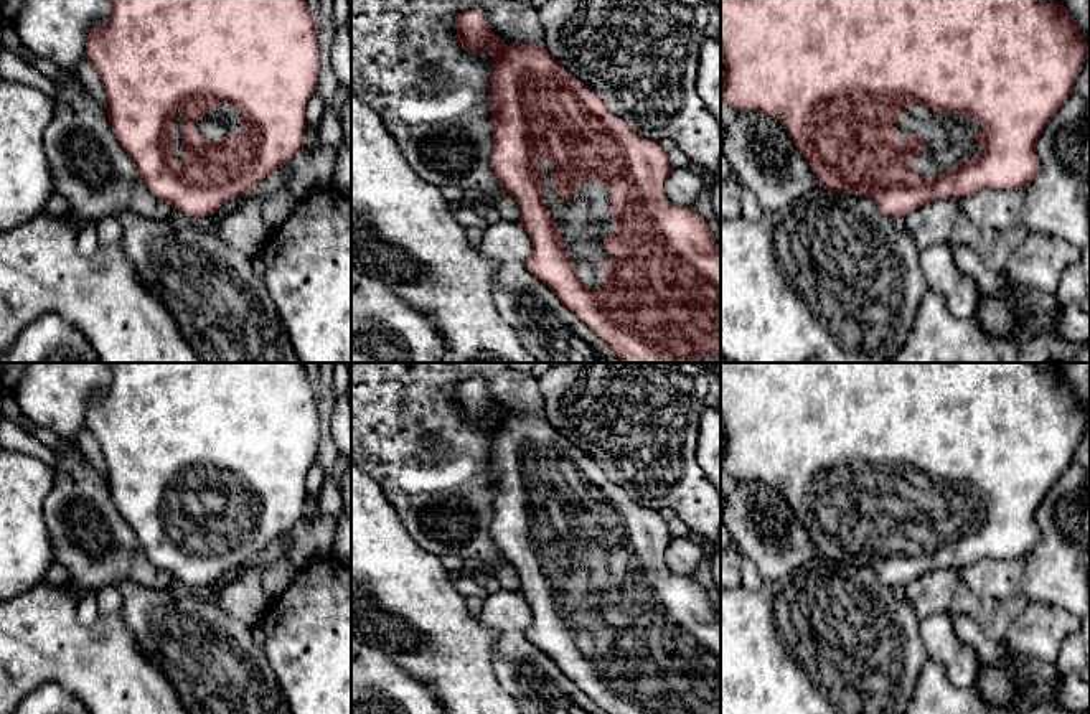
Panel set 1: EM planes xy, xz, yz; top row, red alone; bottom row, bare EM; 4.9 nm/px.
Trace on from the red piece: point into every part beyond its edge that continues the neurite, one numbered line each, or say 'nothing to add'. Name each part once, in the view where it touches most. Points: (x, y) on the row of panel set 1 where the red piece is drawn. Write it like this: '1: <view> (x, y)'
1: xz (584, 221)

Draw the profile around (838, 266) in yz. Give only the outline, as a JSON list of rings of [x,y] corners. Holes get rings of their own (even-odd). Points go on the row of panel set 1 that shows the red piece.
[[[816,186],[800,206],[782,211],[763,211],[757,221],[721,219],[721,355],[729,363],[889,363],[912,333],[917,307],[928,285],[920,269],[920,251],[914,239],[894,226],[874,200],[859,195],[836,193]]]

